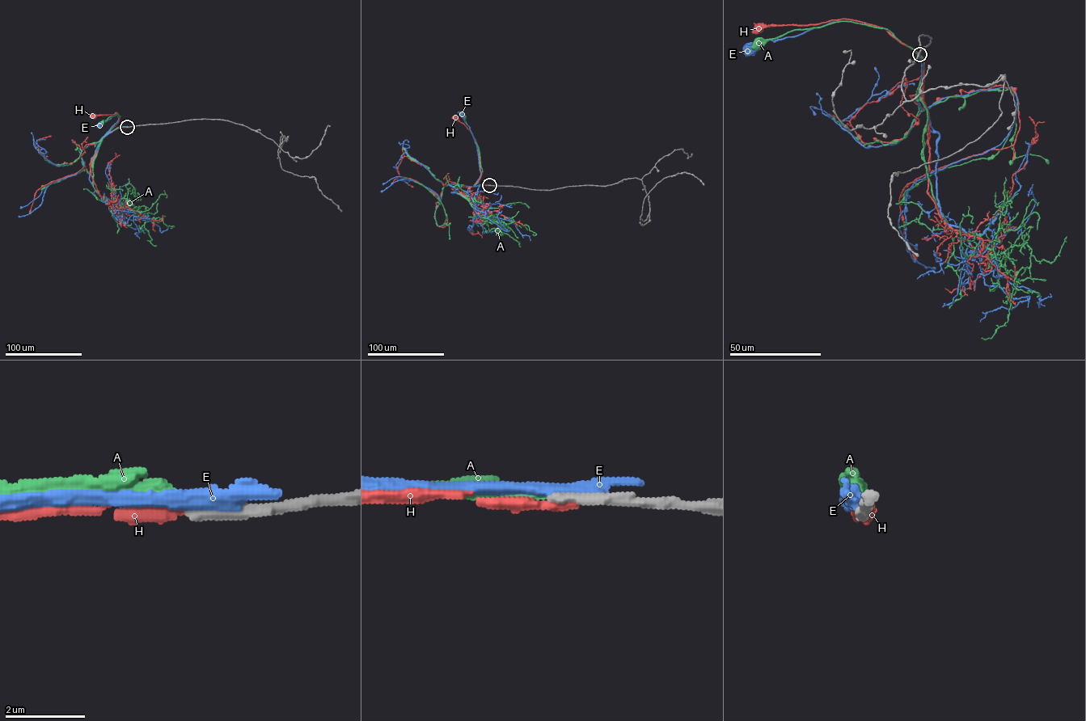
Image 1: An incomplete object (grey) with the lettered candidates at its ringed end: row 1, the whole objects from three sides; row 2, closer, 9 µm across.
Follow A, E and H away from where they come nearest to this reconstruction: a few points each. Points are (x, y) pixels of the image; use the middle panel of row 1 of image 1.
A: (488, 185), (470, 187), (478, 182), (482, 169), (479, 149), (464, 116)
E: (489, 185), (463, 186), (471, 187), (480, 172), (476, 145), (462, 114)
H: (489, 185), (470, 187), (472, 187), (481, 175), (477, 145), (470, 130), (455, 118)

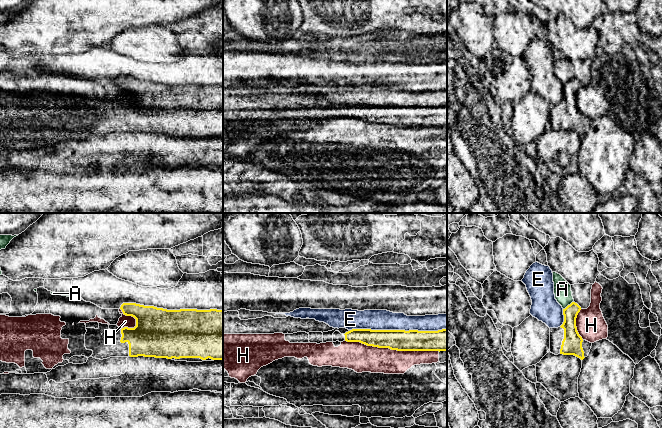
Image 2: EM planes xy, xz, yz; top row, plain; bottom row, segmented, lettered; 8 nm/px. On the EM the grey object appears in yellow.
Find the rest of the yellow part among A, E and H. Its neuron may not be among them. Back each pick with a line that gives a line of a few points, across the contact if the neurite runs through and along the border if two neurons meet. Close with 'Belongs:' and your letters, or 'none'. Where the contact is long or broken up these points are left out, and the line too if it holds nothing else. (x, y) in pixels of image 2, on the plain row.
Belongs: H

